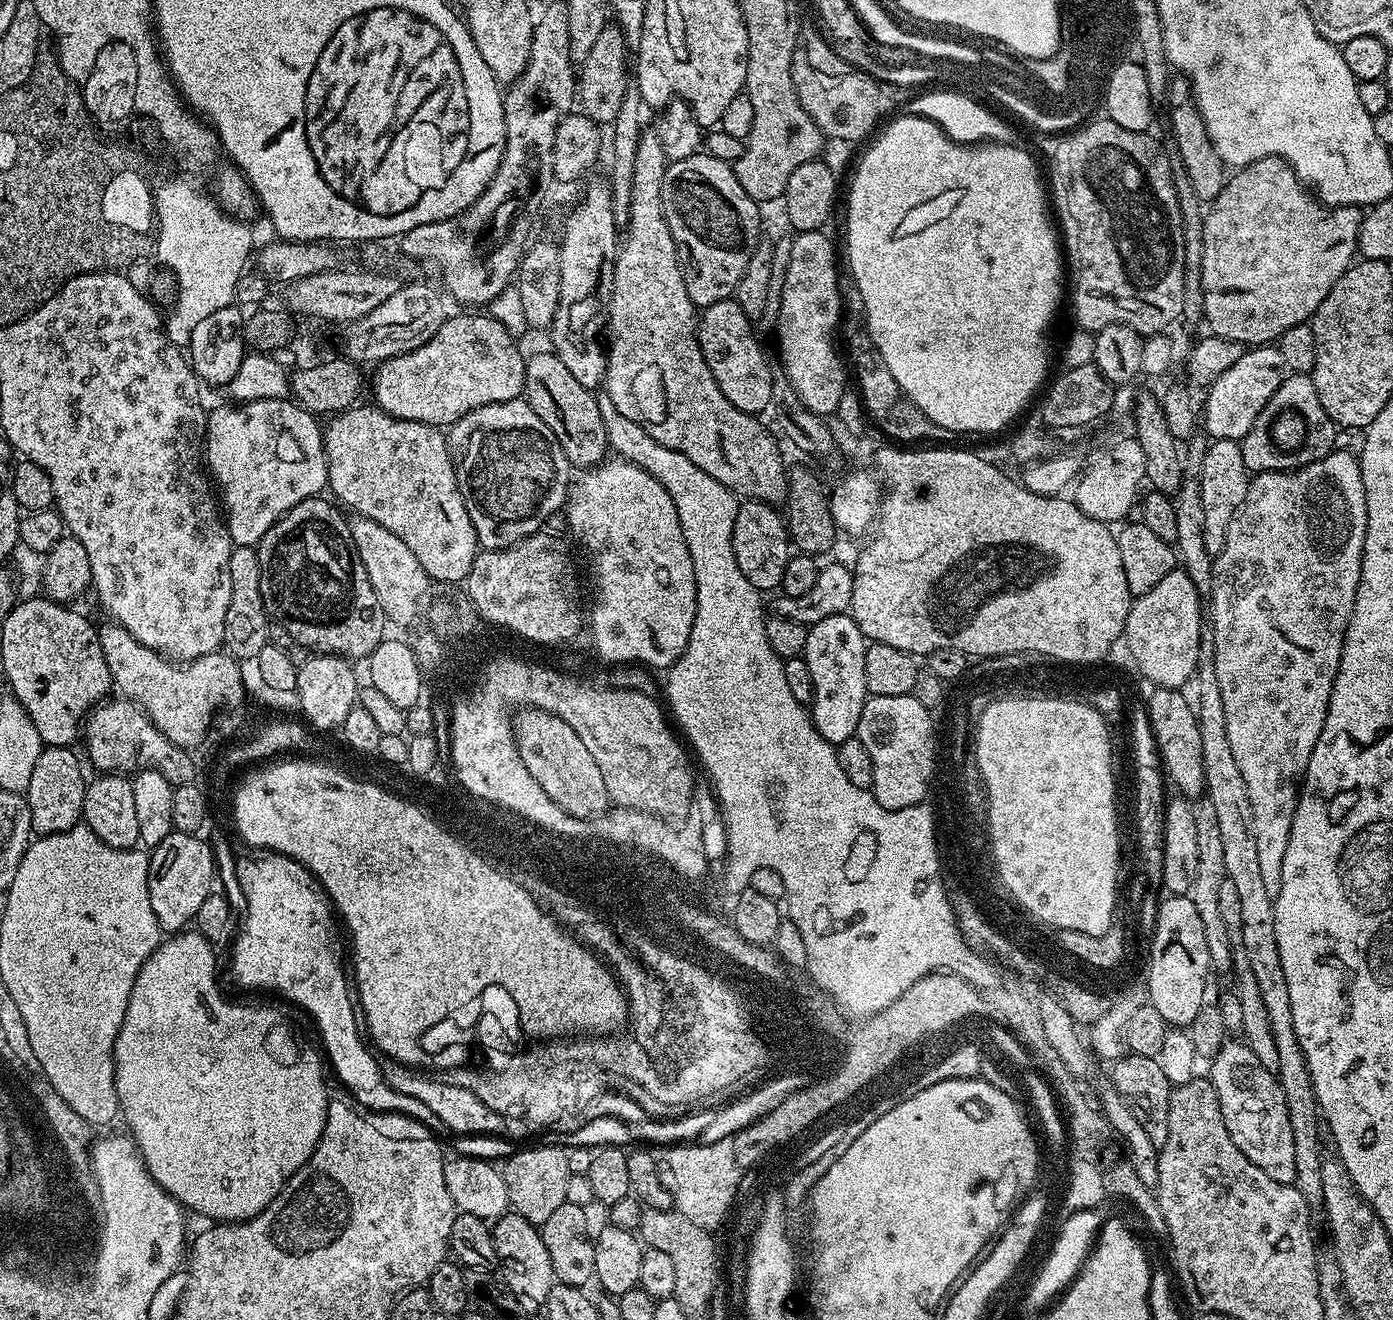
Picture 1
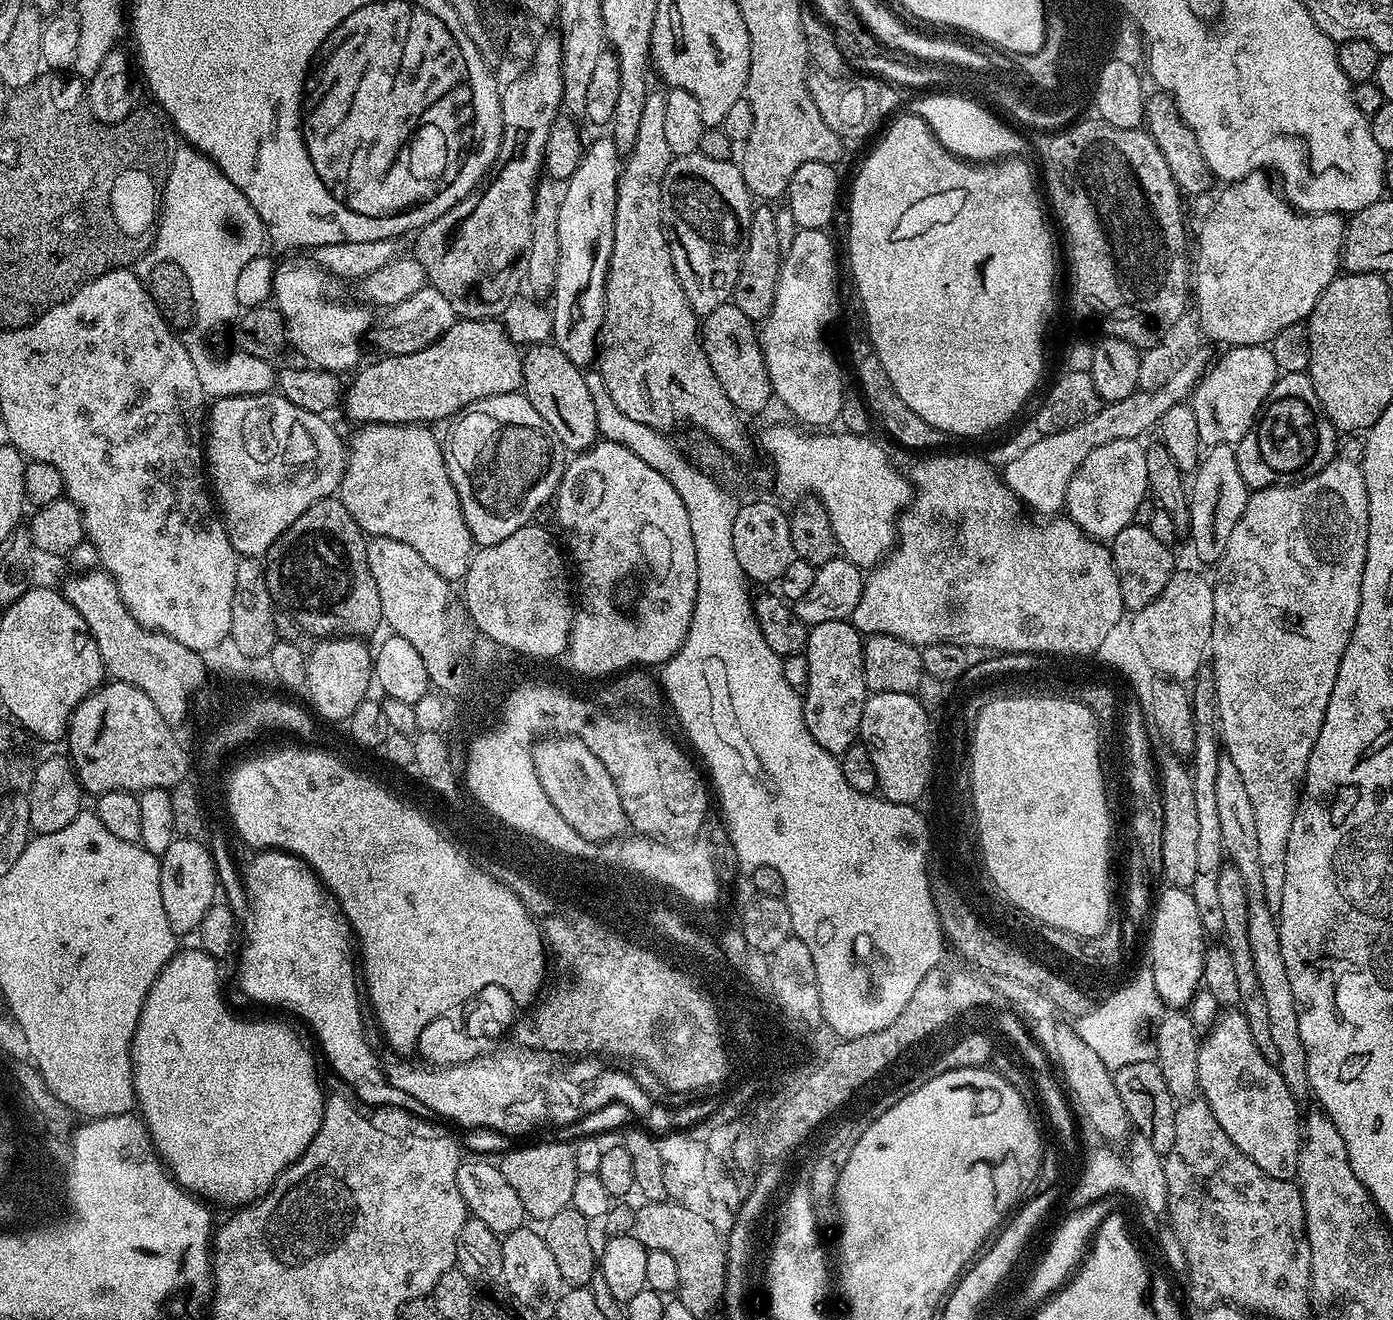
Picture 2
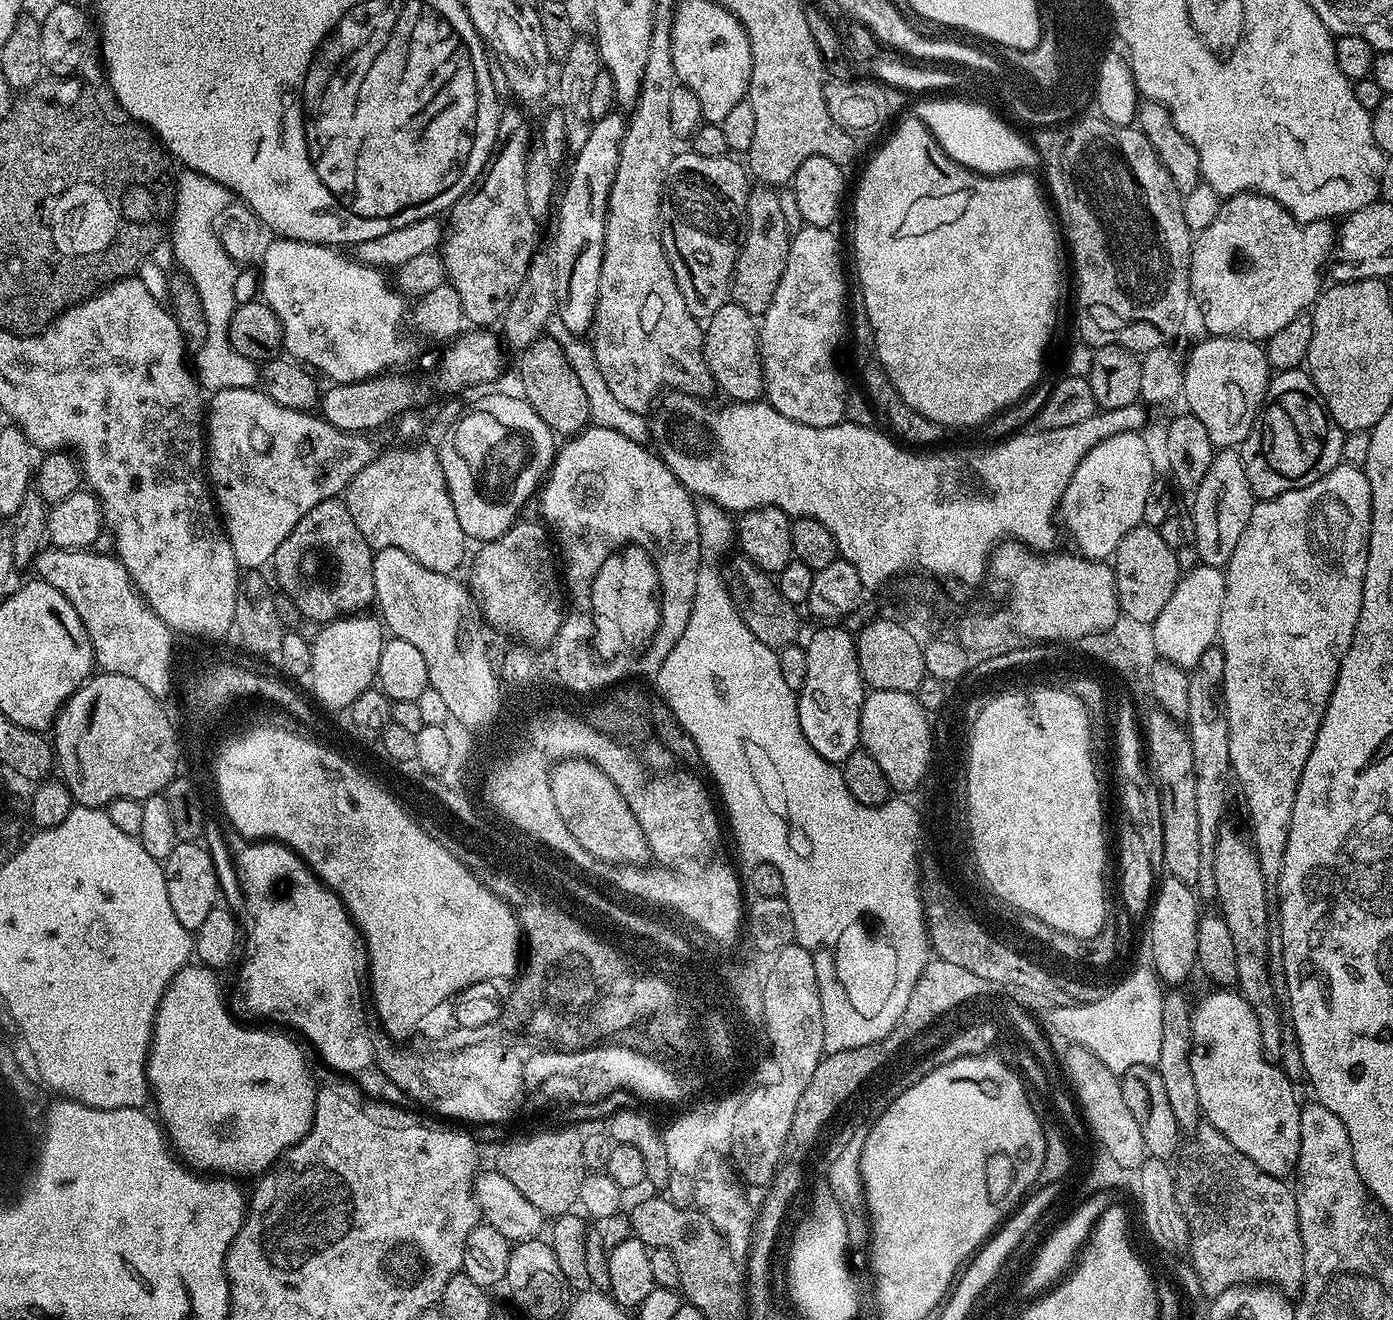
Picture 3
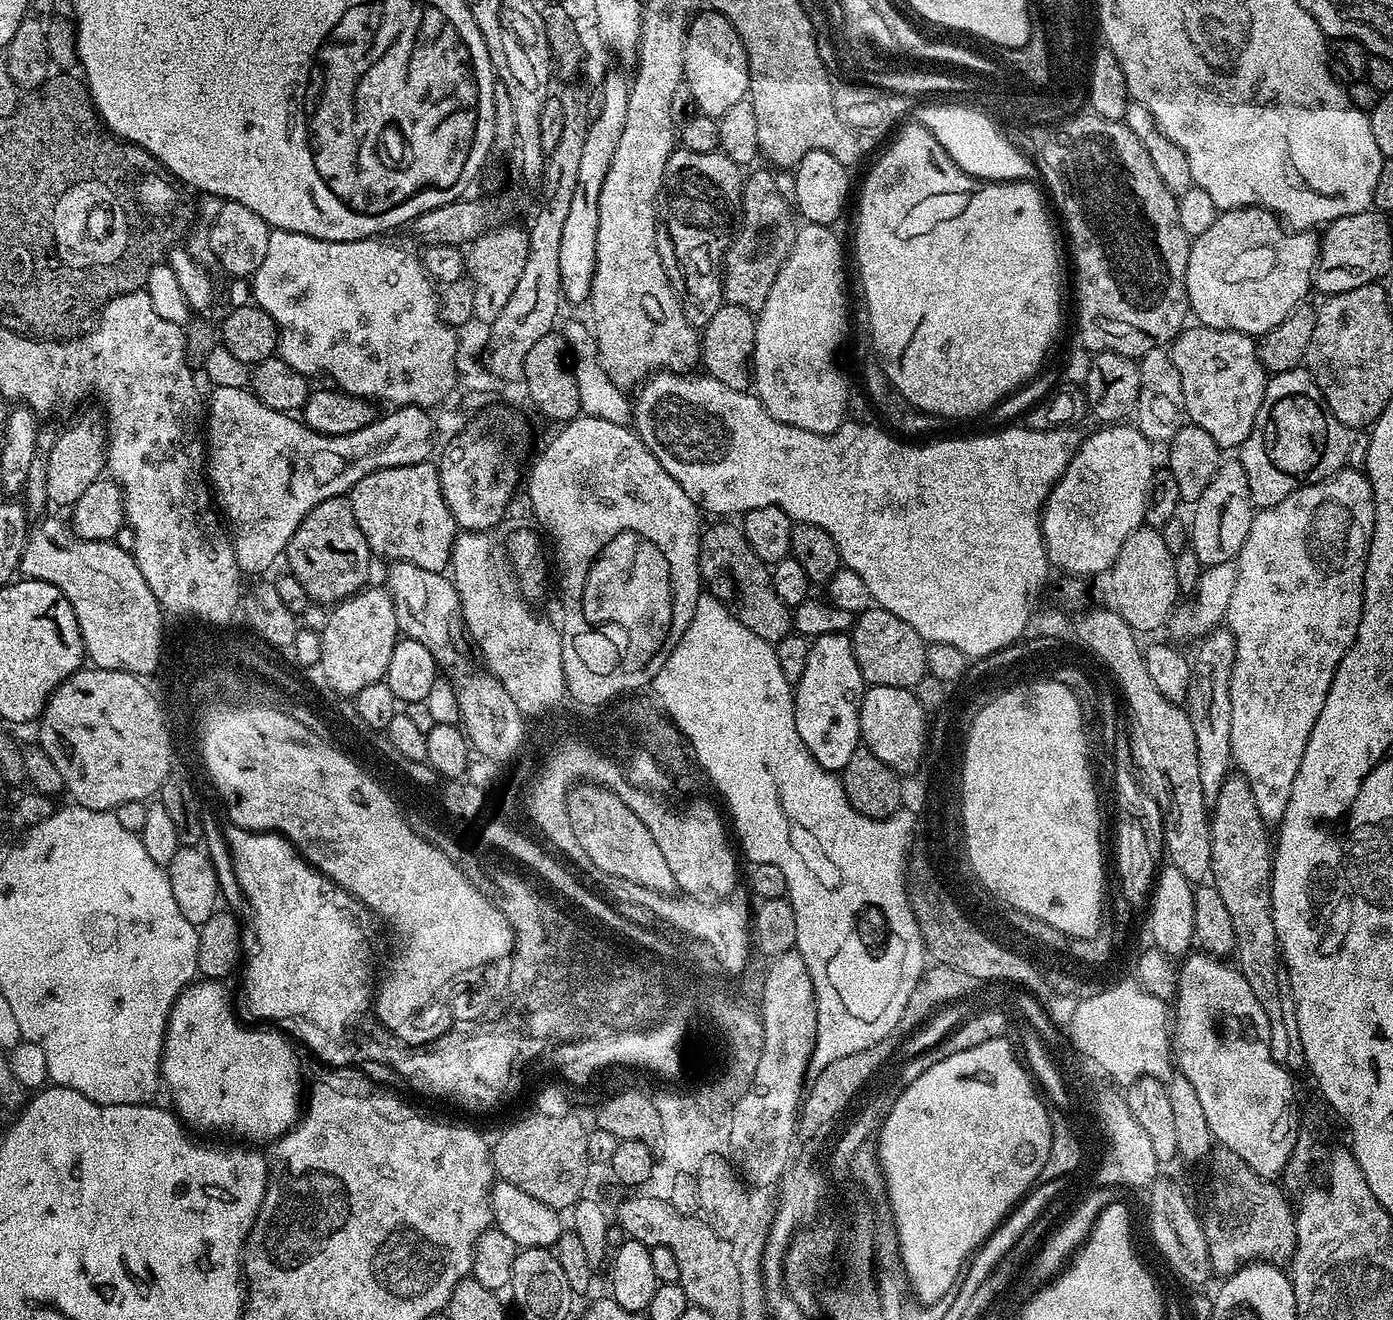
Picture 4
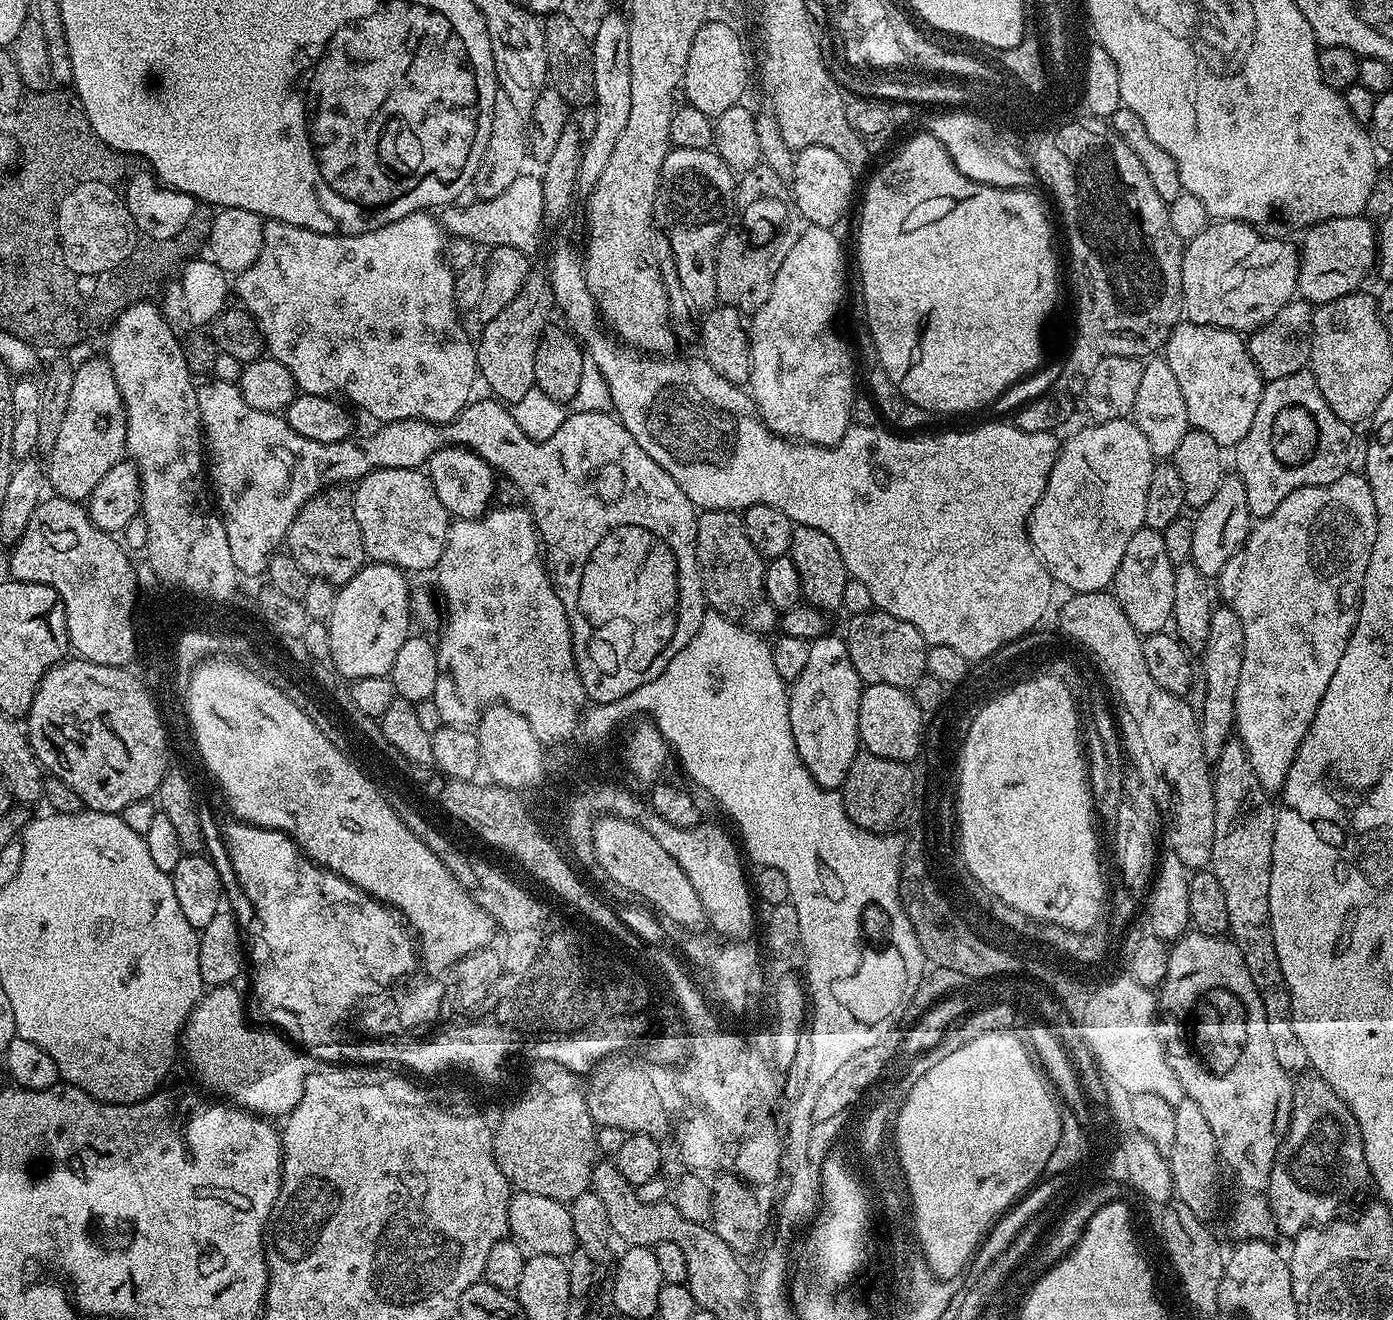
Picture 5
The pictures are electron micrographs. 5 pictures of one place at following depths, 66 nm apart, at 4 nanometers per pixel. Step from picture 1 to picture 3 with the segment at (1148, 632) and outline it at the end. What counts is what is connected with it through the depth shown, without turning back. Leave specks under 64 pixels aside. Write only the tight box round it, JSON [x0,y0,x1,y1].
[1151,565,1225,669]

